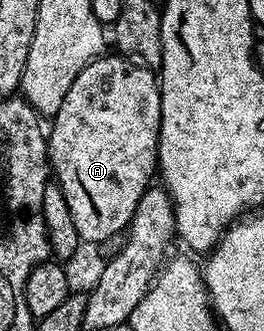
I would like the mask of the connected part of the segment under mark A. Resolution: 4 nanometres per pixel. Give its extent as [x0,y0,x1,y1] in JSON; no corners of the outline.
[46,54,161,241]

